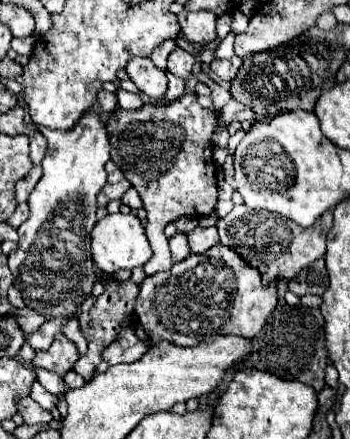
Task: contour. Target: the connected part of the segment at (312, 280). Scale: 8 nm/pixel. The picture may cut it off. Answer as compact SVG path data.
M321 257L311 267L303 269L303 273L299 273L299 277L295 277L289 283L289 291L293 291L299 297L307 293L323 295L327 291L327 285L329 285L329 273L325 269L325 259Z

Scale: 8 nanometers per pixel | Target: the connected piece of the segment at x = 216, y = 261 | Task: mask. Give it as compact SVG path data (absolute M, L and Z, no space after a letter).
M223 245L211 247L207 253L189 255L185 261L175 263L171 271L155 273L147 277L139 287L139 297L135 303L135 317L143 323L153 339L165 339L183 347L197 345L199 341L211 341L217 335L243 335L255 337L271 311L277 305L277 287L263 287L257 269L251 269L243 257L233 253L233 249L223 249Z

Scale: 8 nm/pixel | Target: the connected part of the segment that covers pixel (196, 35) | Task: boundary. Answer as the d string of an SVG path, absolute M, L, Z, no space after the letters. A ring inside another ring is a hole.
M181 11L177 17L179 17L181 35L189 43L195 43L195 45L203 47L203 45L207 45L209 41L213 41L217 37L217 33L215 33L215 19L217 17L213 13Z

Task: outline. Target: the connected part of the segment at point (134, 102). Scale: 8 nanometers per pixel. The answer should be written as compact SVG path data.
M119 87L119 91L117 91L117 99L119 99L121 109L139 109L139 107L143 105L143 99L141 99L139 95L129 93L129 91L121 89L121 87Z

